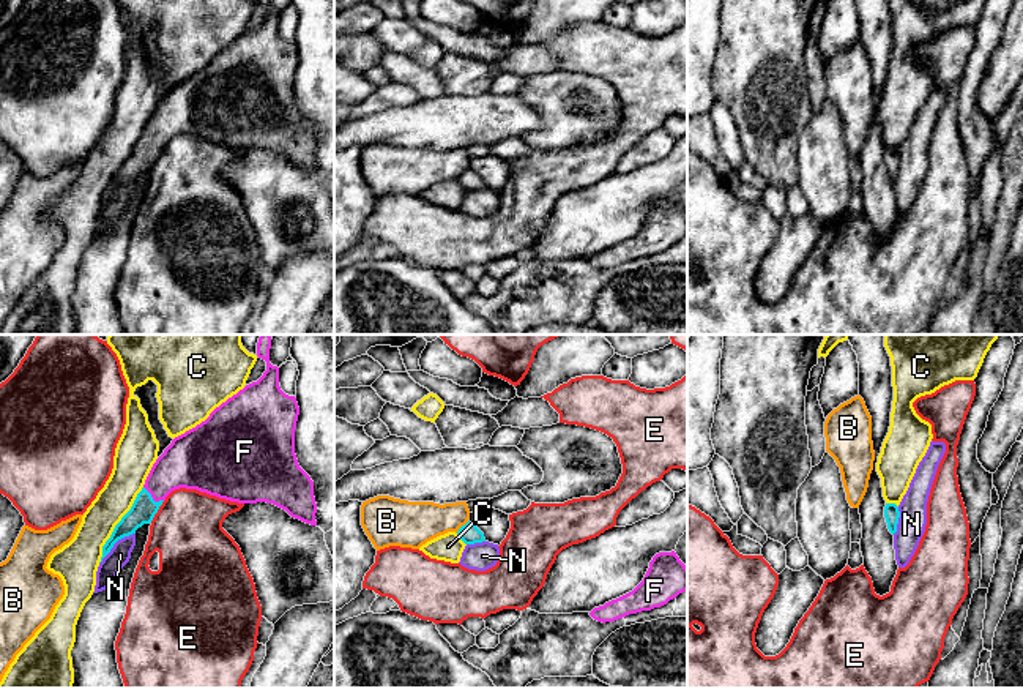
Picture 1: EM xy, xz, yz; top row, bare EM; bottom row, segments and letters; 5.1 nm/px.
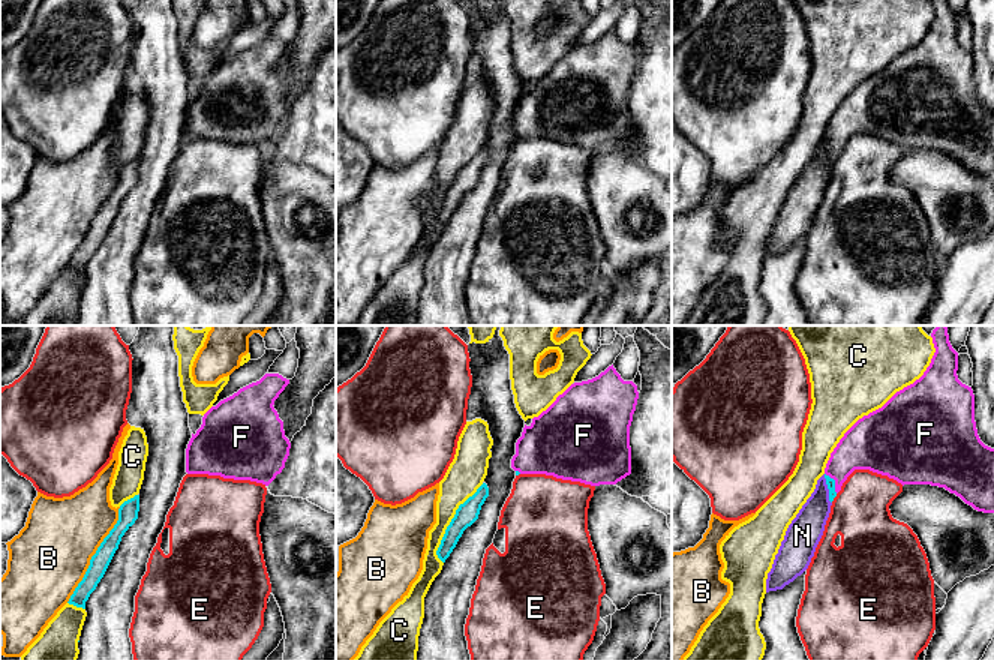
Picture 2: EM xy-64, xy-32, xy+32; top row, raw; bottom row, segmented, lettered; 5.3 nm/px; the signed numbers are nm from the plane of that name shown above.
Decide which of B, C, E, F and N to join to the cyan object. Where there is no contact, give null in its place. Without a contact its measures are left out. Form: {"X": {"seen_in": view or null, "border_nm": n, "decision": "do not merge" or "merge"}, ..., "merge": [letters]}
{"B": {"seen_in": "xz", "border_nm": 90, "decision": "do not merge"}, "C": {"seen_in": "xy", "border_nm": 460, "decision": "do not merge"}, "E": {"seen_in": "xy", "border_nm": 130, "decision": "do not merge"}, "F": {"seen_in": "xy", "border_nm": 130, "decision": "merge"}, "N": {"seen_in": "xy", "border_nm": 240, "decision": "do not merge"}, "merge": ["F"]}

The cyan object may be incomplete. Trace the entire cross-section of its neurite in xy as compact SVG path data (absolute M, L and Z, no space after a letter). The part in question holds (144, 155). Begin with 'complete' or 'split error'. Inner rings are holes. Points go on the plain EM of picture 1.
split error | M257 0L257 3L266 8L263 22L216 54L205 68L175 84L156 106L131 156L102 193L101 208L118 186L150 170L166 144L180 134L197 136L238 150L273 150L292 164L317 172L314 128L299 114L295 101L295 76L299 62L296 44L281 36L279 14L270 9L270 0Z

